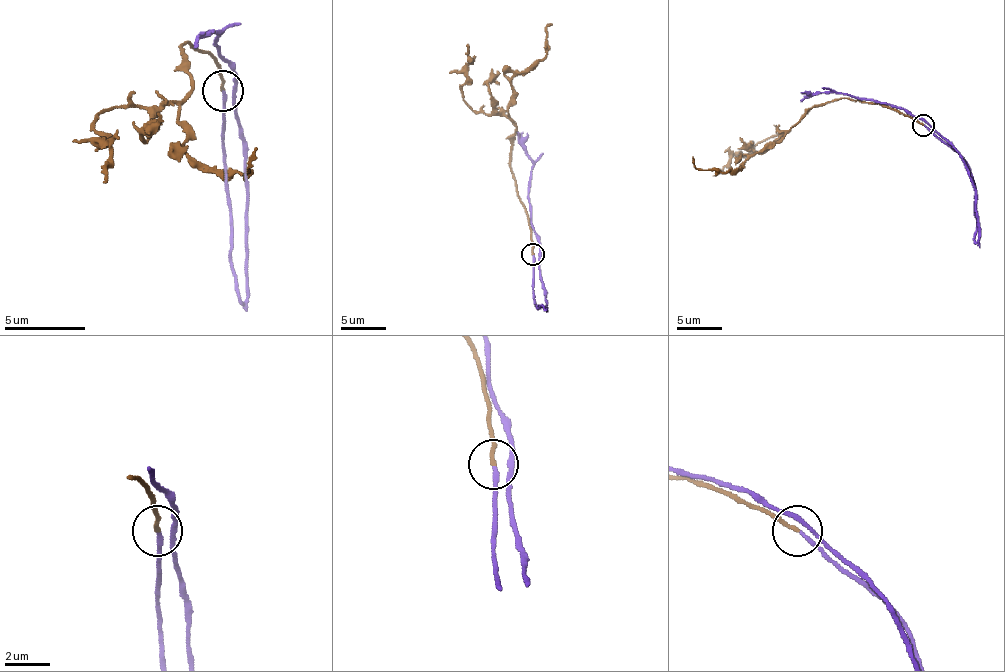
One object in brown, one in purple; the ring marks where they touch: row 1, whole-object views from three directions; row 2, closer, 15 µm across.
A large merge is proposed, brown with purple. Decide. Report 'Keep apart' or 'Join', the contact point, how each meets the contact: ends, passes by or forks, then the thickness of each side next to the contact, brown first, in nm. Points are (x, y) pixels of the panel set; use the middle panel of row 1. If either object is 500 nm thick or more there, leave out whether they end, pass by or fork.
Join. Place: (533, 254). At the ring brown ends. At the ring purple passes by. Thickness 170 nm (brown) against 120 nm

